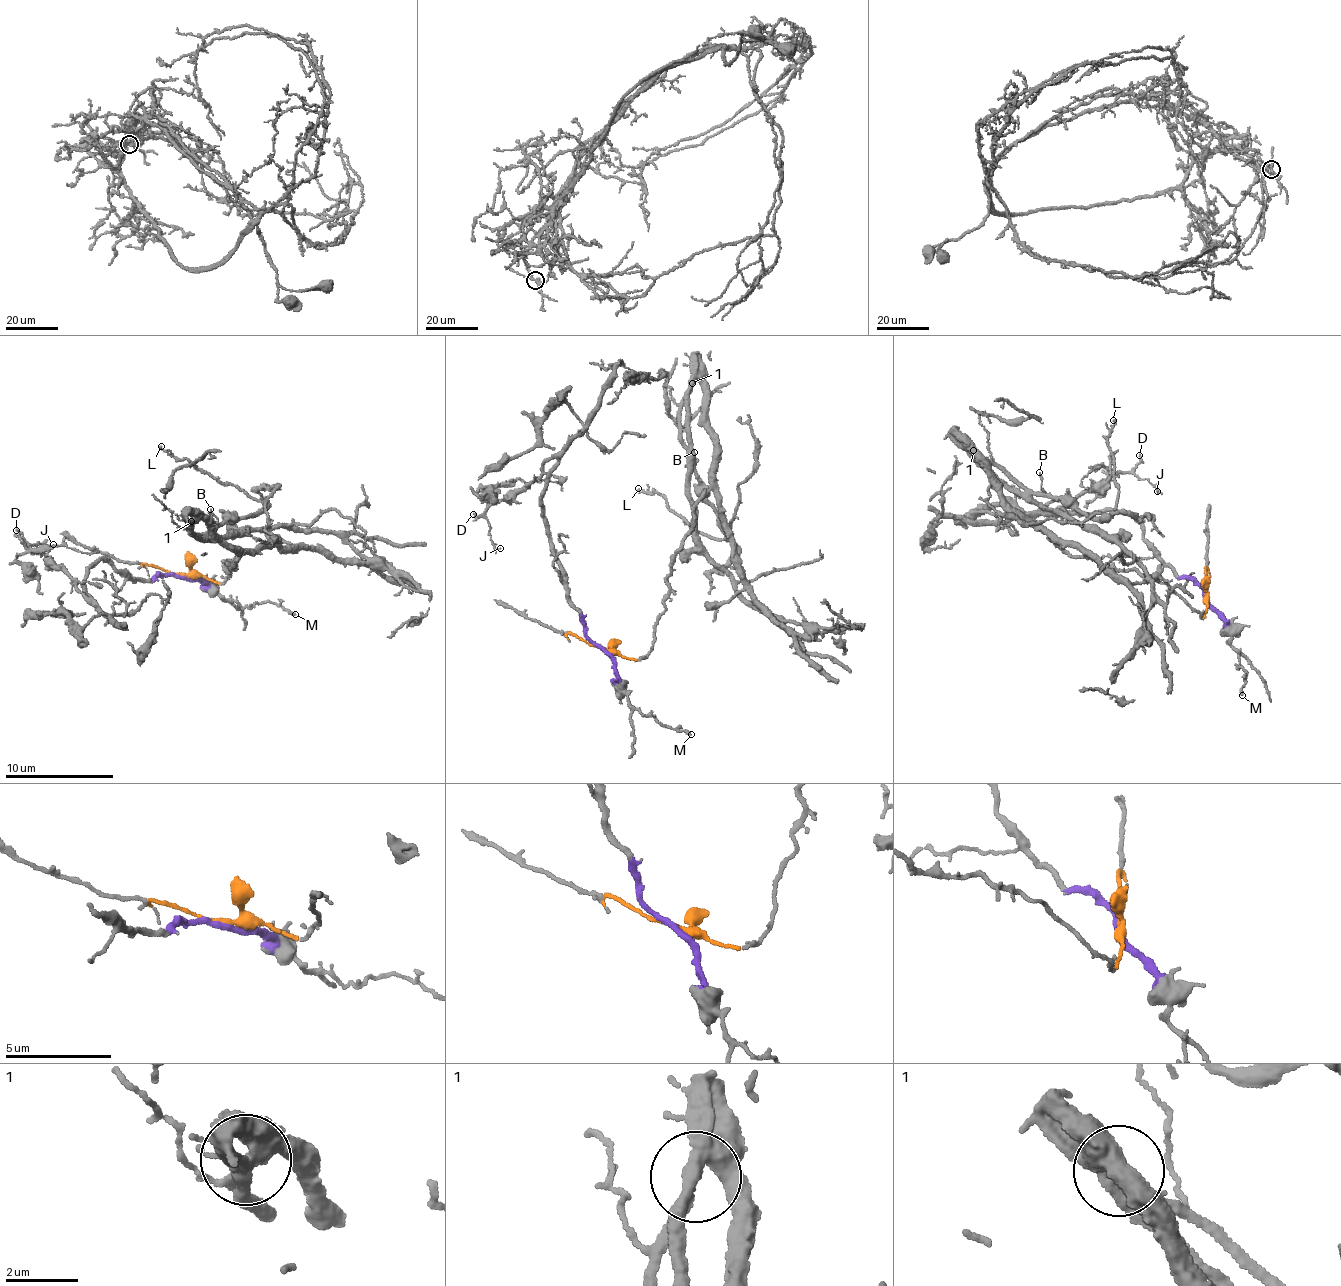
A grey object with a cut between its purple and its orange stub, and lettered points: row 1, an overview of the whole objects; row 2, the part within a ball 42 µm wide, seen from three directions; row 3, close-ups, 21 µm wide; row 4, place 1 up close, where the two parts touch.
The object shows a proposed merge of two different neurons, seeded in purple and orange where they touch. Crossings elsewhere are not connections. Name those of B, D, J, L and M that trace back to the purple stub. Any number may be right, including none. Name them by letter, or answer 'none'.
D, J, M

